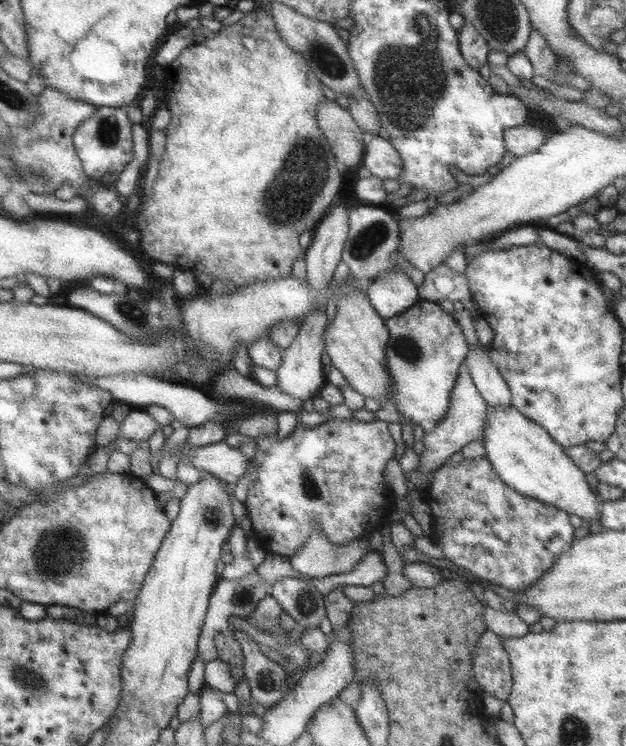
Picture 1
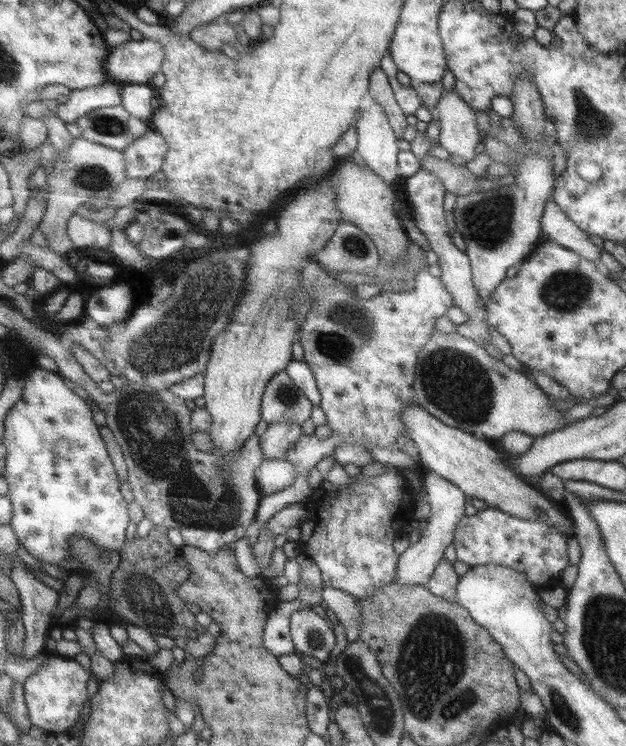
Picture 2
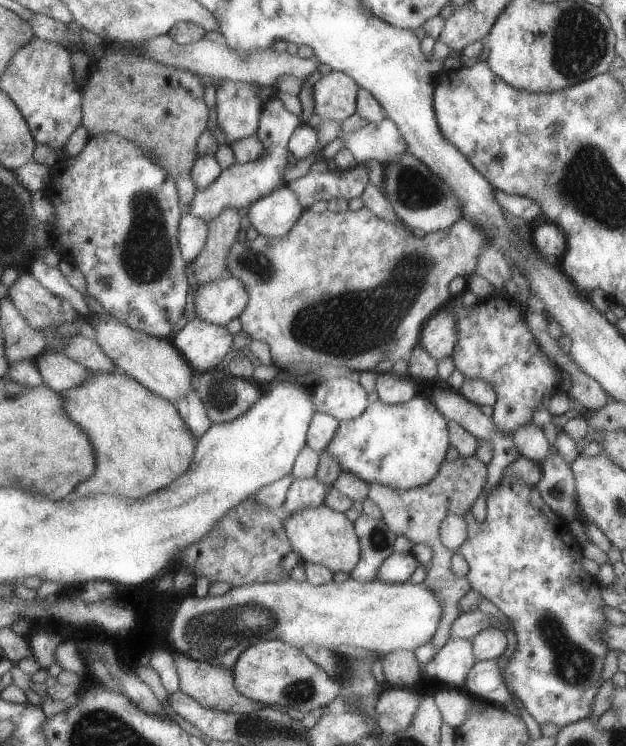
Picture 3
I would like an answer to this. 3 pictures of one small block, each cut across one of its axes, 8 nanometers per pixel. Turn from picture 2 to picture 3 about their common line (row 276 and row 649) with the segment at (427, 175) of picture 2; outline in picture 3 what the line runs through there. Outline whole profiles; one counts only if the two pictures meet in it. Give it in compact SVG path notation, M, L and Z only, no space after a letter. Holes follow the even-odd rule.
M450 638L434 658L432 676L439 685L464 688L466 676L476 662L470 641Z

